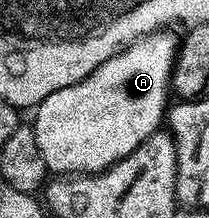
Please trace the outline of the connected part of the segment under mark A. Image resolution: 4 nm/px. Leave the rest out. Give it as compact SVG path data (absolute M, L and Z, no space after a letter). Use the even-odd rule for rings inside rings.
M169 32L147 34L107 60L98 70L91 72L88 78L59 92L51 92L51 96L44 98L41 105L36 107L37 119L32 119L31 125L46 171L57 176L98 174L146 142L162 125L171 102L173 61L177 59L178 45L178 39L173 39Z

